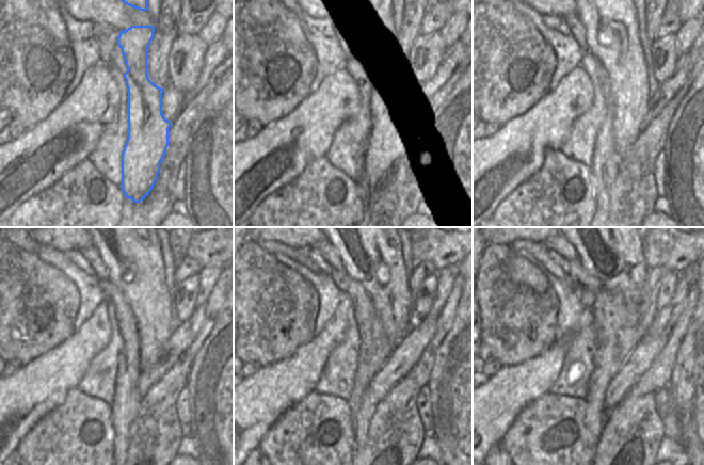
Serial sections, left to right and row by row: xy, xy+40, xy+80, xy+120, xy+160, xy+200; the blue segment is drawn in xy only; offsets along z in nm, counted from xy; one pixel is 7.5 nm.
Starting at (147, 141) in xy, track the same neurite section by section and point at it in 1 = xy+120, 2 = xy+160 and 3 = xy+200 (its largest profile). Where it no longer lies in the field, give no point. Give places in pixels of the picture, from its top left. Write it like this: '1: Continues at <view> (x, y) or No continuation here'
1: Continues at xy+120 (130, 250)
2: Continues at xy+160 (370, 249)
3: Continues at xy+200 (610, 249)

